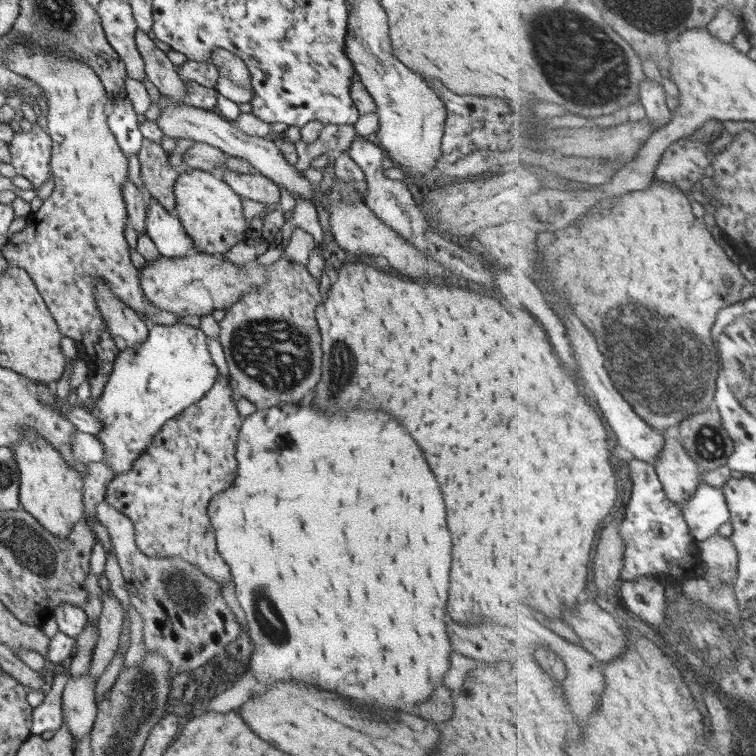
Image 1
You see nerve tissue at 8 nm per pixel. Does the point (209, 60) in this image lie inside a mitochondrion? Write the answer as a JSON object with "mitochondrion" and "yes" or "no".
{"mitochondrion":"no"}

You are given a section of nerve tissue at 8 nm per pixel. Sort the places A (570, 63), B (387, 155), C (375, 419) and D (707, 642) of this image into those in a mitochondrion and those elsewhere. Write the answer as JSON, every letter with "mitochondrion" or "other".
{"A":"mitochondrion","B":"other","C":"other","D":"mitochondrion"}

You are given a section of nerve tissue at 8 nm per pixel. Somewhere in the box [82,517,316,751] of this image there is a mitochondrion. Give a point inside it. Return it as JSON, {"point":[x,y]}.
{"point":[181,591]}

